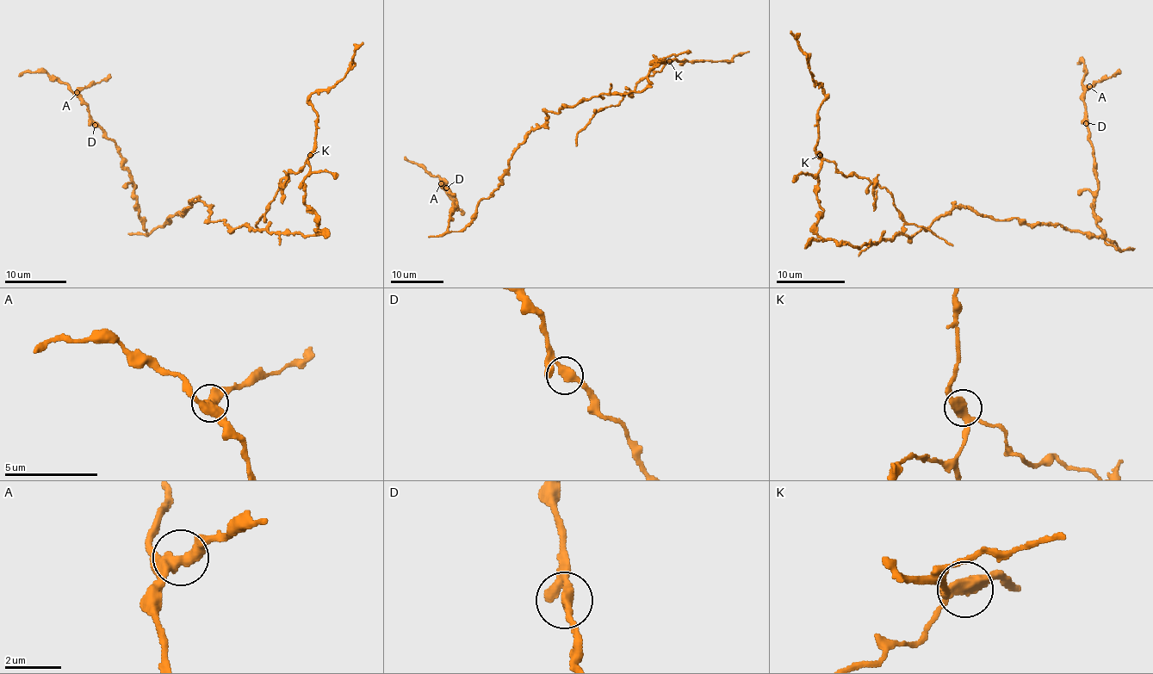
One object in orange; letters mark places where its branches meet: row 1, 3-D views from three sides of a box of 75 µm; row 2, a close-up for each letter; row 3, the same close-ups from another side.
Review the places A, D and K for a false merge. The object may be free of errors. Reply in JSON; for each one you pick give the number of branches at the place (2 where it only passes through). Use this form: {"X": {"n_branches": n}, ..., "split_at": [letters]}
{"K": {"n_branches": 3}, "split_at": ["K"]}

